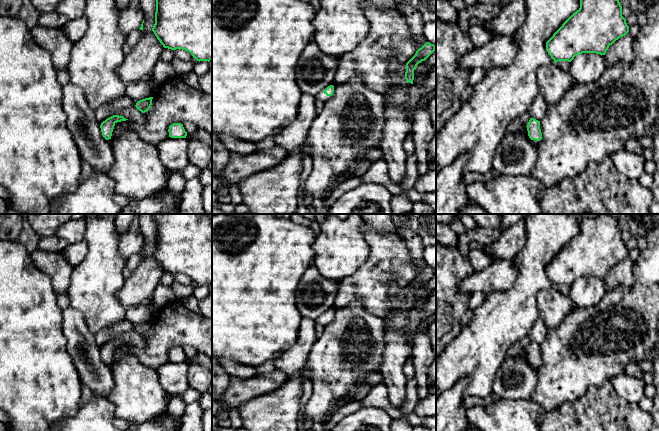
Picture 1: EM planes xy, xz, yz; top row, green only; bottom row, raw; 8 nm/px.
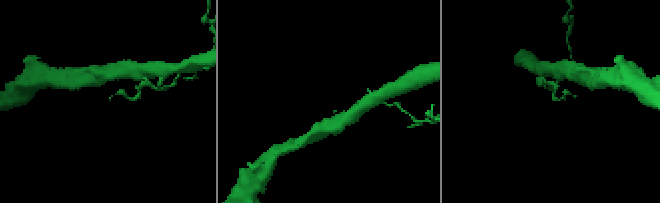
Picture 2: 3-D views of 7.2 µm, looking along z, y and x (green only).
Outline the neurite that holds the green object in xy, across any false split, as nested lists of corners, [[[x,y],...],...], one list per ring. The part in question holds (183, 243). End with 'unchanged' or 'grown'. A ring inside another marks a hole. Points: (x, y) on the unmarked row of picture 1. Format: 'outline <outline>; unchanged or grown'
outline [[[155,214],[156,236],[152,252],[164,272],[188,275],[197,285],[212,284],[212,218],[202,214]]]; unchanged

